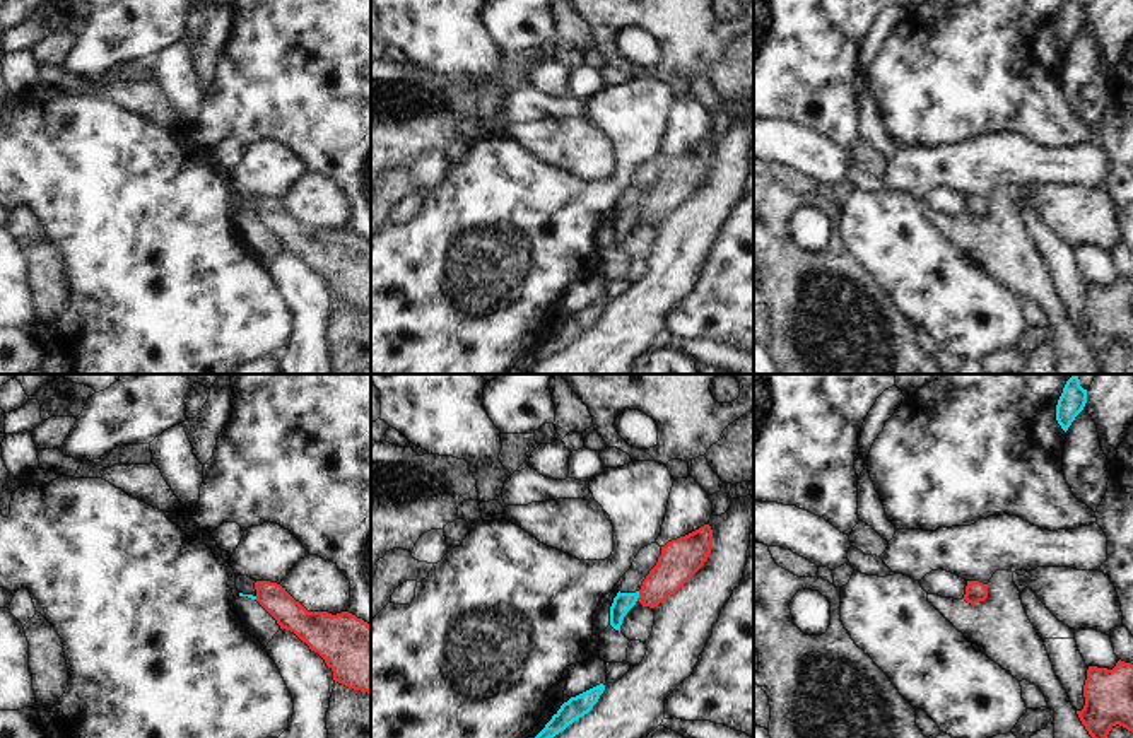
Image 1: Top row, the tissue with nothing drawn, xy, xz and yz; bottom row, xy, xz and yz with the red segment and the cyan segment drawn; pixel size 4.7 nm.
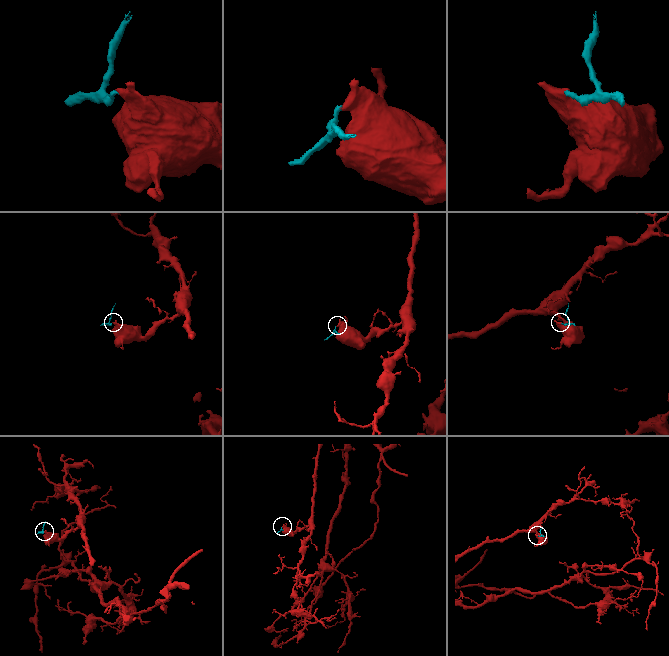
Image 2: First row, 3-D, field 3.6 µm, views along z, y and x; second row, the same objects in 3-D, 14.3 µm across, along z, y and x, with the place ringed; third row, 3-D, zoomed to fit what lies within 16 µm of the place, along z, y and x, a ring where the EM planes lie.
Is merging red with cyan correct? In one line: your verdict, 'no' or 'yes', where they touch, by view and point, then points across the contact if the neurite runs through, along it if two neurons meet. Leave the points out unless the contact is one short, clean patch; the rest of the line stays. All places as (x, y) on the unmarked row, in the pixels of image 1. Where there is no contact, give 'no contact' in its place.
no; meets red in xz at (639, 214); border along xz (639, 209), (636, 217)

